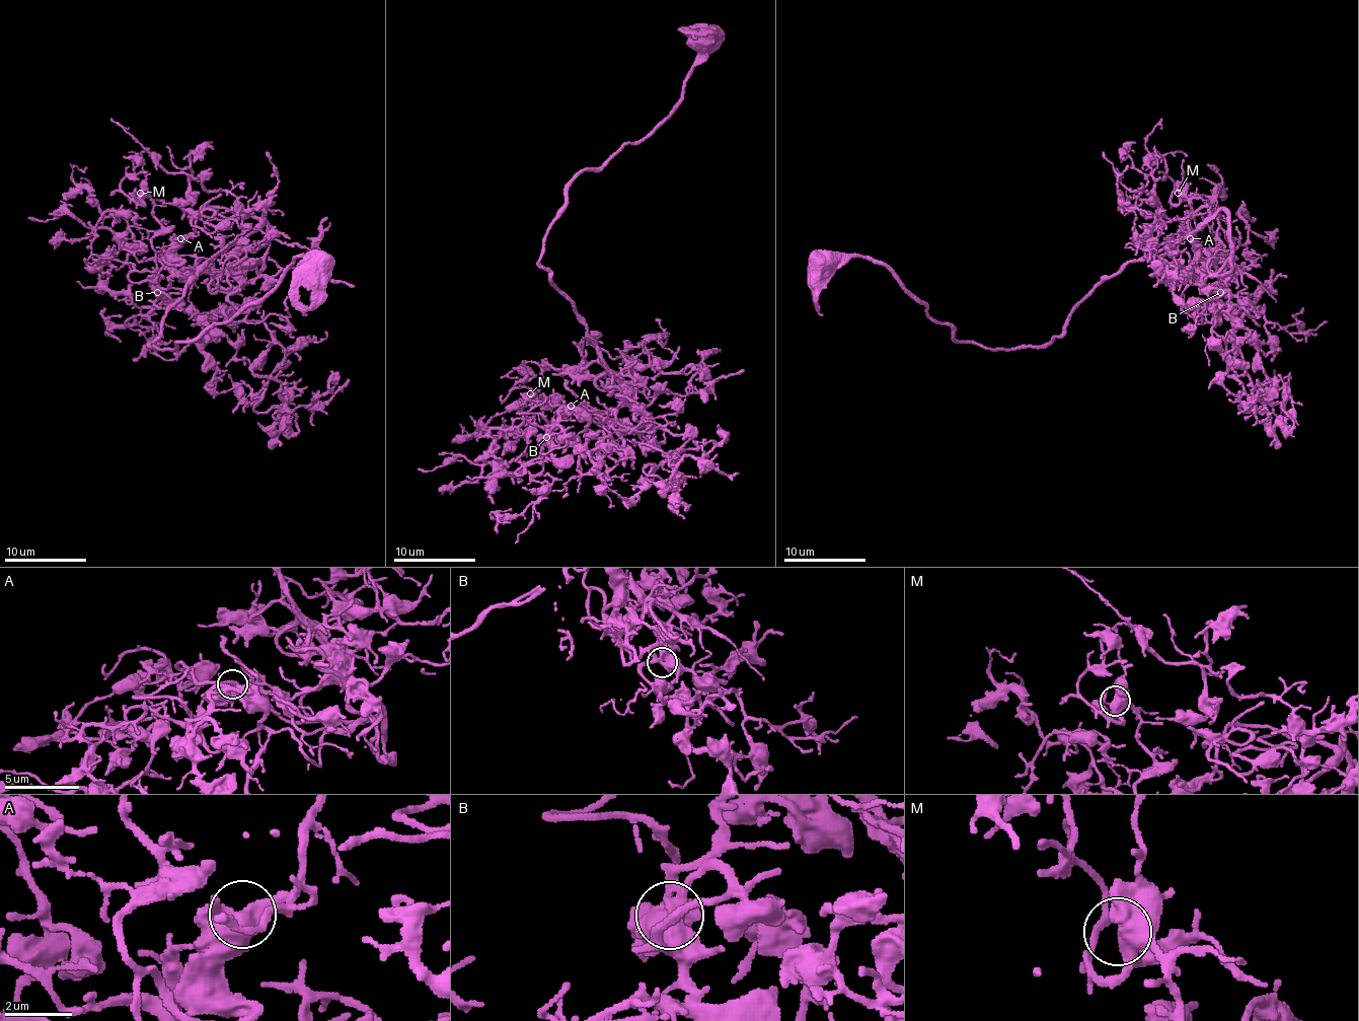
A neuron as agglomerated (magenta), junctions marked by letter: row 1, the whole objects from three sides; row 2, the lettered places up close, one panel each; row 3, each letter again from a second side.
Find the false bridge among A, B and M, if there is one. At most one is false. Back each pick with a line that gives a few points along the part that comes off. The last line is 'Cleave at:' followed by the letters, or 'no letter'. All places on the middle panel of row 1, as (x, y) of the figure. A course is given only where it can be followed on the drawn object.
Cleave at: no letter

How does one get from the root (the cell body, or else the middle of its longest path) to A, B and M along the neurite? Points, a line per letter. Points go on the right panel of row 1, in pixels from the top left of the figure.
A: (823, 269), (880, 261), (957, 340), (1018, 348), (1049, 344), (1102, 281), (1163, 248), (1198, 277), (1190, 238)
B: (823, 269), (851, 257), (880, 261), (957, 340), (988, 348), (1049, 344), (1102, 281), (1163, 248), (1220, 291)
M: (823, 269), (880, 261), (957, 340), (1041, 346), (1128, 263), (1165, 248), (1200, 275), (1178, 193)

